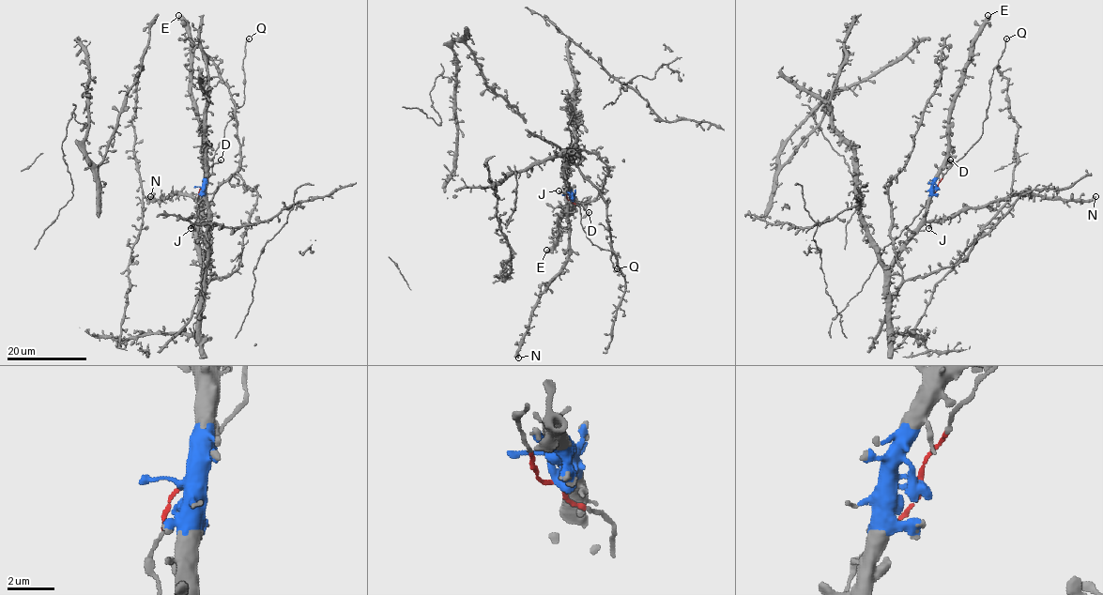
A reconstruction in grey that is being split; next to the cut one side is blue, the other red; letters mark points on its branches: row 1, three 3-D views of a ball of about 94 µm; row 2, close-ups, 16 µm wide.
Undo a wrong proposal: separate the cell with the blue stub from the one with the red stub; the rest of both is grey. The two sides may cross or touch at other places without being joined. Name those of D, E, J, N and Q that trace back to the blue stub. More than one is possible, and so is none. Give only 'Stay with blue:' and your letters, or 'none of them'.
Stay with blue: E, J, N

